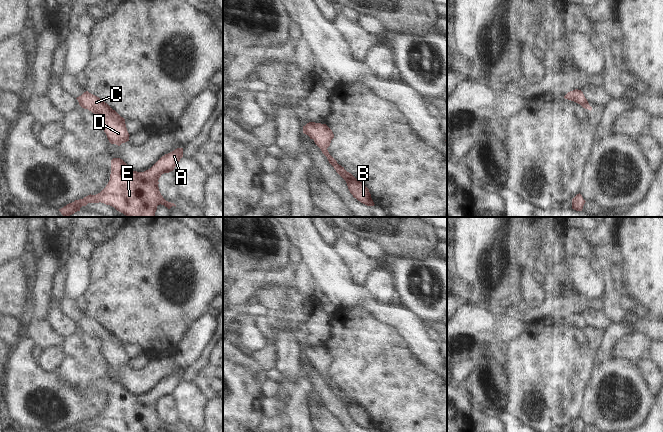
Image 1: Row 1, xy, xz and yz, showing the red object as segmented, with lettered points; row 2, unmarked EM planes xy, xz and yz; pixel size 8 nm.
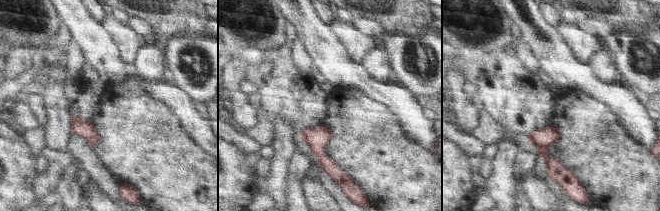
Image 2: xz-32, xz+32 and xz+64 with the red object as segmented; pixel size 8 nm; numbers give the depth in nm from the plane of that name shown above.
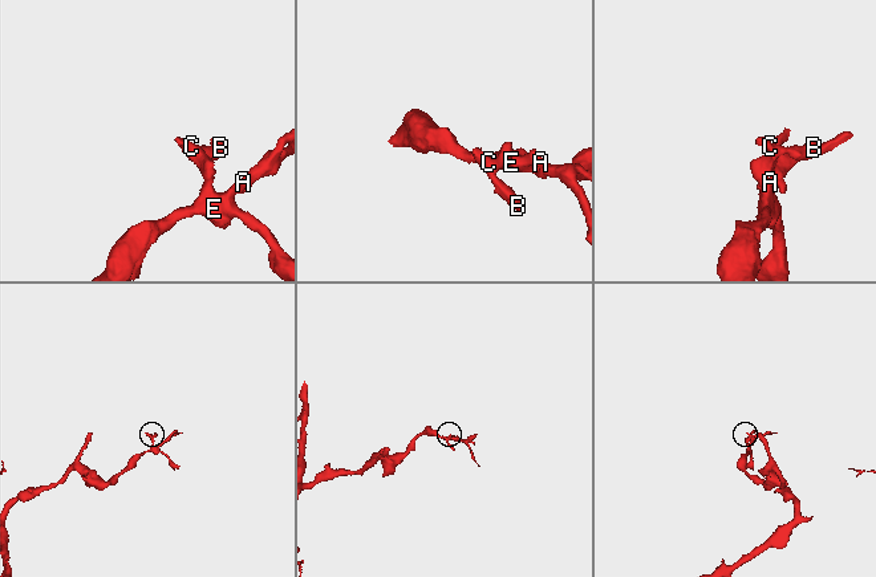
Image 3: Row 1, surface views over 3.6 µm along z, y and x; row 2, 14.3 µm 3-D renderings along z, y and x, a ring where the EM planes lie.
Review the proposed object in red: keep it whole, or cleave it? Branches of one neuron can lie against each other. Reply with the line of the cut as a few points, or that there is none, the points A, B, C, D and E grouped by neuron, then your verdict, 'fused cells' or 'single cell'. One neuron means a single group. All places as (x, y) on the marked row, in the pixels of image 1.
no cut | A B C D E | single cell

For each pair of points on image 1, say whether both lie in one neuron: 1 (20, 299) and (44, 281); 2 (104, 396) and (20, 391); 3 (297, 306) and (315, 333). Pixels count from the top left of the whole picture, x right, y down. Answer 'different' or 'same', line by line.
1: different
2: same
3: same

